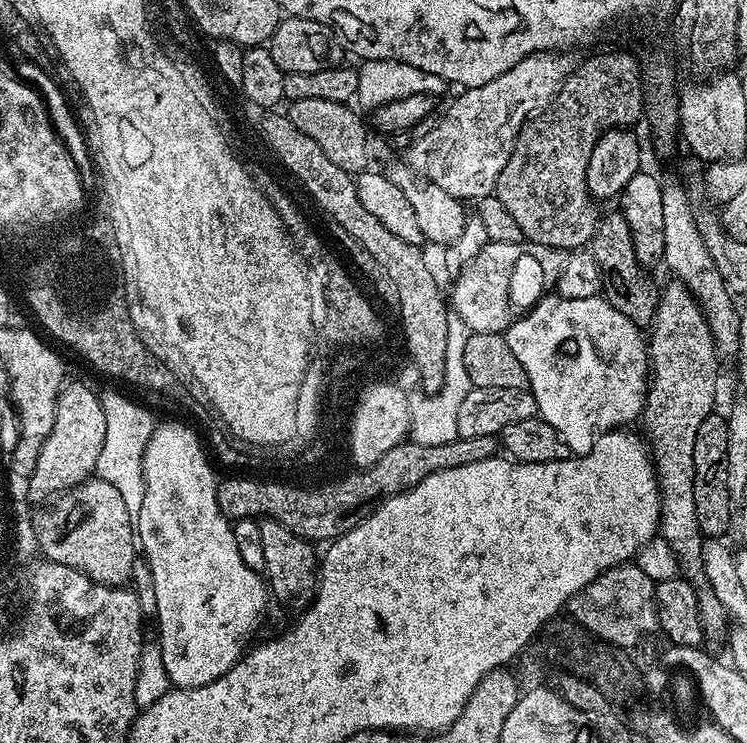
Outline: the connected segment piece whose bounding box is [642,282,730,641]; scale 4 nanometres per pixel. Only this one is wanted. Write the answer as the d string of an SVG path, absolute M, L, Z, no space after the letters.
M671 282L672 284L663 285L662 291L660 292L660 300L656 303L656 316L652 319L650 325L650 331L652 331L652 337L647 337L646 343L648 345L648 362L650 365L650 383L648 386L648 401L644 404L644 411L642 413L642 425L644 424L643 435L646 437L646 443L650 449L650 455L652 458L652 467L656 470L656 481L660 484L660 527L658 529L658 535L665 540L670 542L670 546L674 550L674 554L678 558L678 562L682 566L683 579L689 580L696 588L698 594L698 602L700 603L700 621L704 627L704 635L709 641L720 640L723 641L727 637L730 631L730 621L726 610L722 606L722 602L718 602L718 598L714 596L714 590L708 585L708 579L706 574L702 570L702 558L700 557L700 547L703 546L705 537L700 531L698 526L698 514L694 514L694 442L696 441L698 430L702 426L702 422L706 422L708 416L713 415L714 406L717 407L718 401L715 396L715 348L716 343L714 338L710 334L710 326L706 322L704 312L700 309L700 303L694 297L692 292L682 283Z

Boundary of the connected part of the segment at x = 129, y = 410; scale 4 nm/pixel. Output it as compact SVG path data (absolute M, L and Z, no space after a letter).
M120 392L99 393L102 410L106 414L106 442L102 442L102 454L98 454L95 475L99 479L110 482L122 493L126 501L126 510L135 518L142 510L144 497L144 475L142 474L142 458L146 446L152 437L154 419L140 404L127 400Z

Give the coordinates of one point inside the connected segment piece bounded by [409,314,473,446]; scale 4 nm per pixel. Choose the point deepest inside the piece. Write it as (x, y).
(434, 417)

